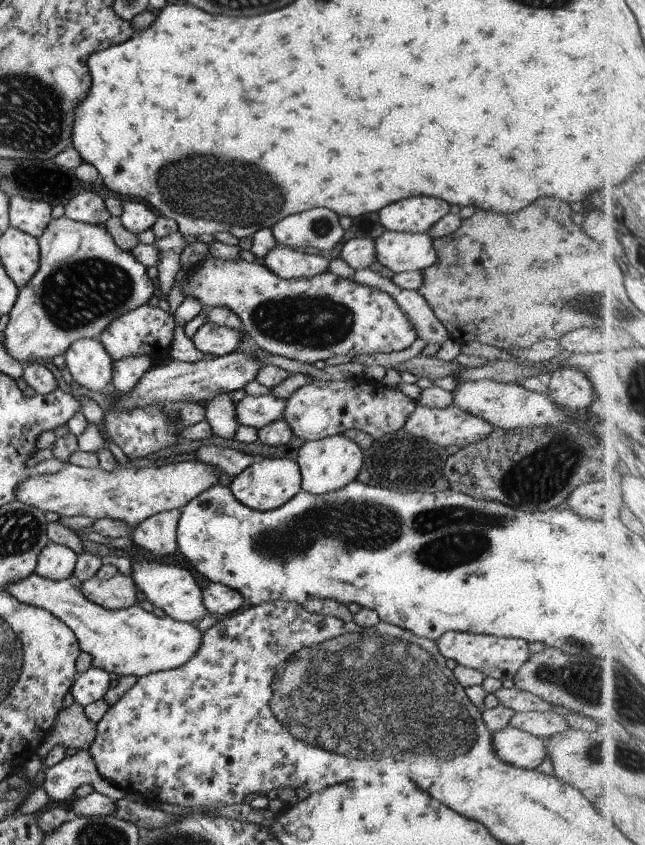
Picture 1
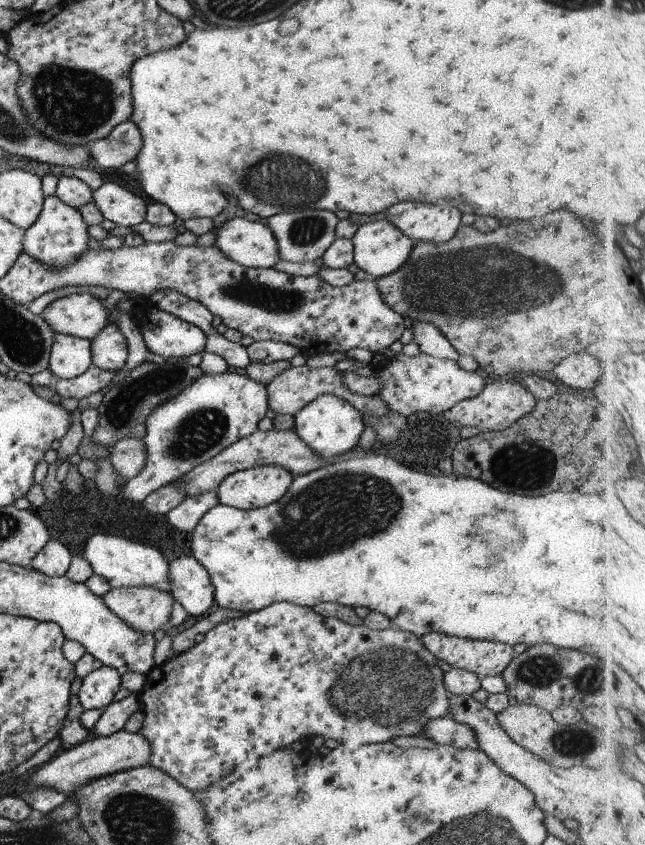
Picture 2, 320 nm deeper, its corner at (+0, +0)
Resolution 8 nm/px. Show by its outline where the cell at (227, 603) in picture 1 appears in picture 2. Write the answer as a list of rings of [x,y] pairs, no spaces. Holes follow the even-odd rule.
[[[193,555],[177,556],[168,562],[168,584],[174,602],[181,604],[188,615],[205,614],[214,604],[209,575]]]

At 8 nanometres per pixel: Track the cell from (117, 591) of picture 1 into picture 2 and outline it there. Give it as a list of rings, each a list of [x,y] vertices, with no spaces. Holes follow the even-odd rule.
[[[155,587],[110,588],[103,596],[102,601],[112,615],[126,623],[138,633],[152,635],[155,630],[168,628],[169,612],[174,598],[171,593]]]

